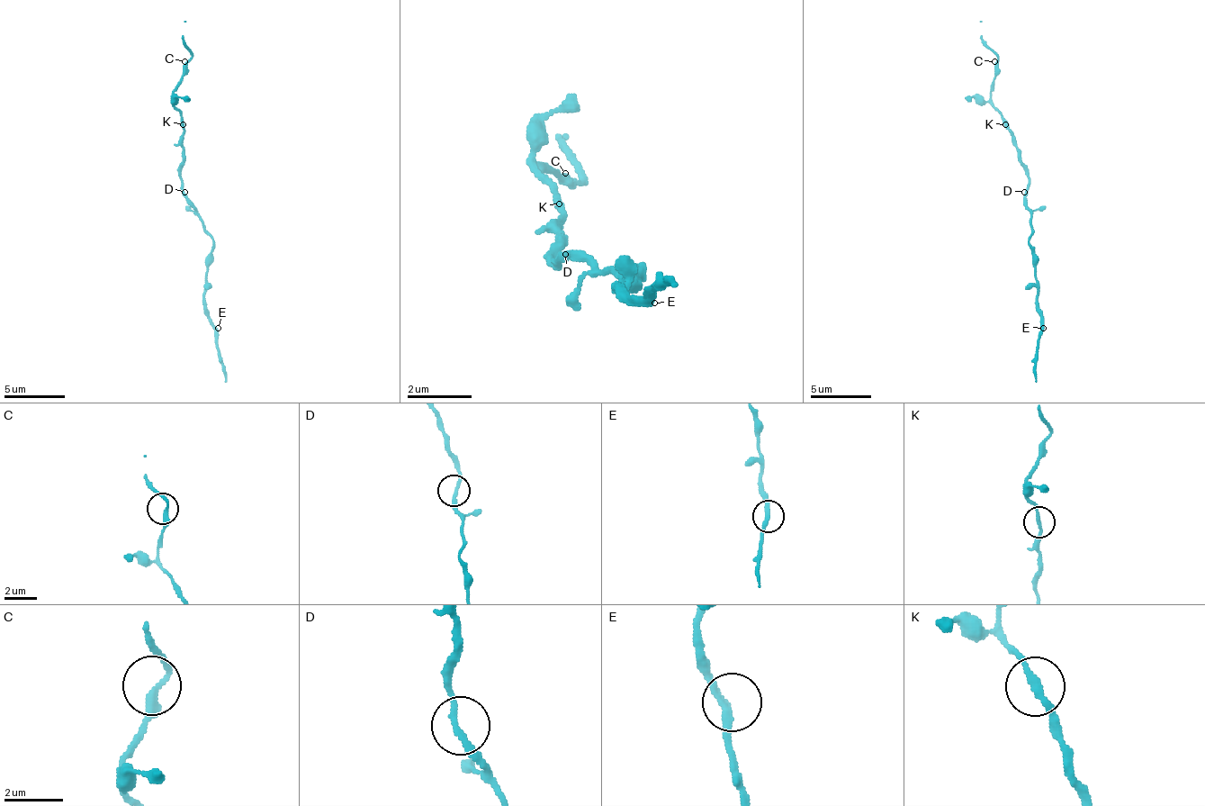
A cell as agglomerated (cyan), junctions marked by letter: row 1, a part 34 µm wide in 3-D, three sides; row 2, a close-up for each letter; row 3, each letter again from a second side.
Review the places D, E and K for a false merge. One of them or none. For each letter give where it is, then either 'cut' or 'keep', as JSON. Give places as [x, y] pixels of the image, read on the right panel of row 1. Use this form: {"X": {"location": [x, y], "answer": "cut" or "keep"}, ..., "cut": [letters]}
{"D": {"location": [1024, 192], "answer": "keep"}, "E": {"location": [1043, 328], "answer": "keep"}, "K": {"location": [1005, 124], "answer": "keep"}, "cut": []}

